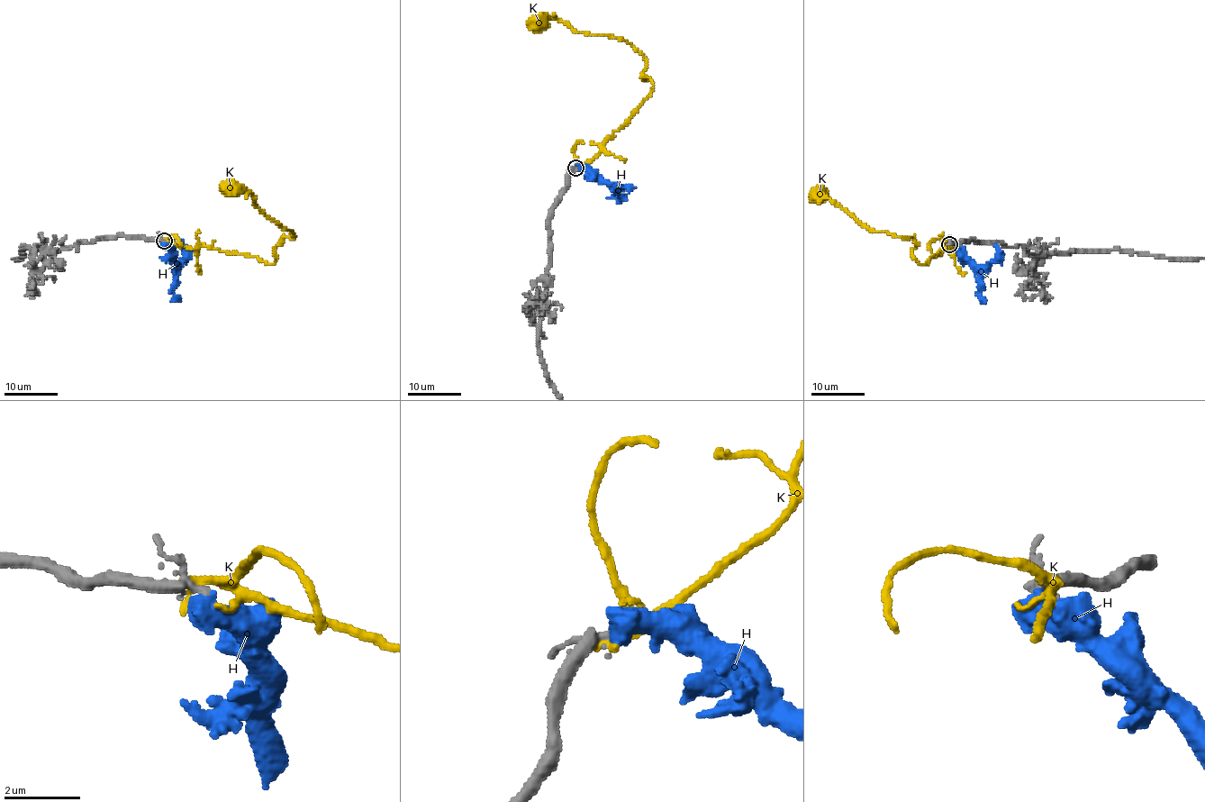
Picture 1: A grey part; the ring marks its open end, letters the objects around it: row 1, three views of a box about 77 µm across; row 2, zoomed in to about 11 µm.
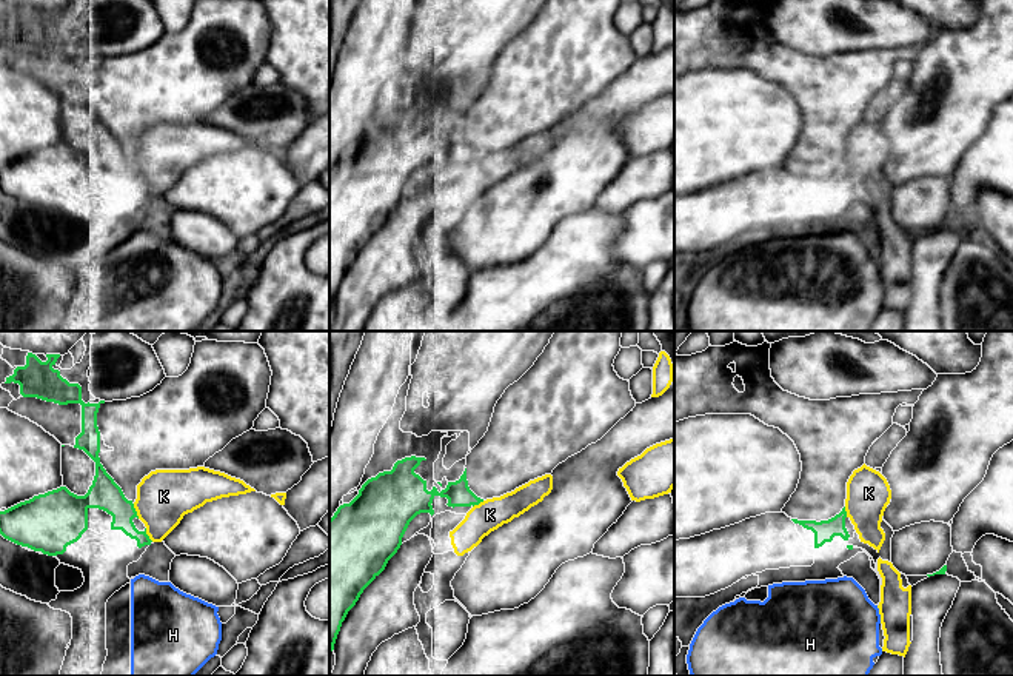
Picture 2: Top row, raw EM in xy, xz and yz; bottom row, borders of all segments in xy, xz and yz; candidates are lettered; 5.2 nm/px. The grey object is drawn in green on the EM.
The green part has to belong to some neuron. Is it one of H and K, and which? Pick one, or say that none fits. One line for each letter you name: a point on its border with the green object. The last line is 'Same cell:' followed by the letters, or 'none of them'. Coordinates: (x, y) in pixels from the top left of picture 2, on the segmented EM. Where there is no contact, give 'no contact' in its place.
Same cell: none of them

